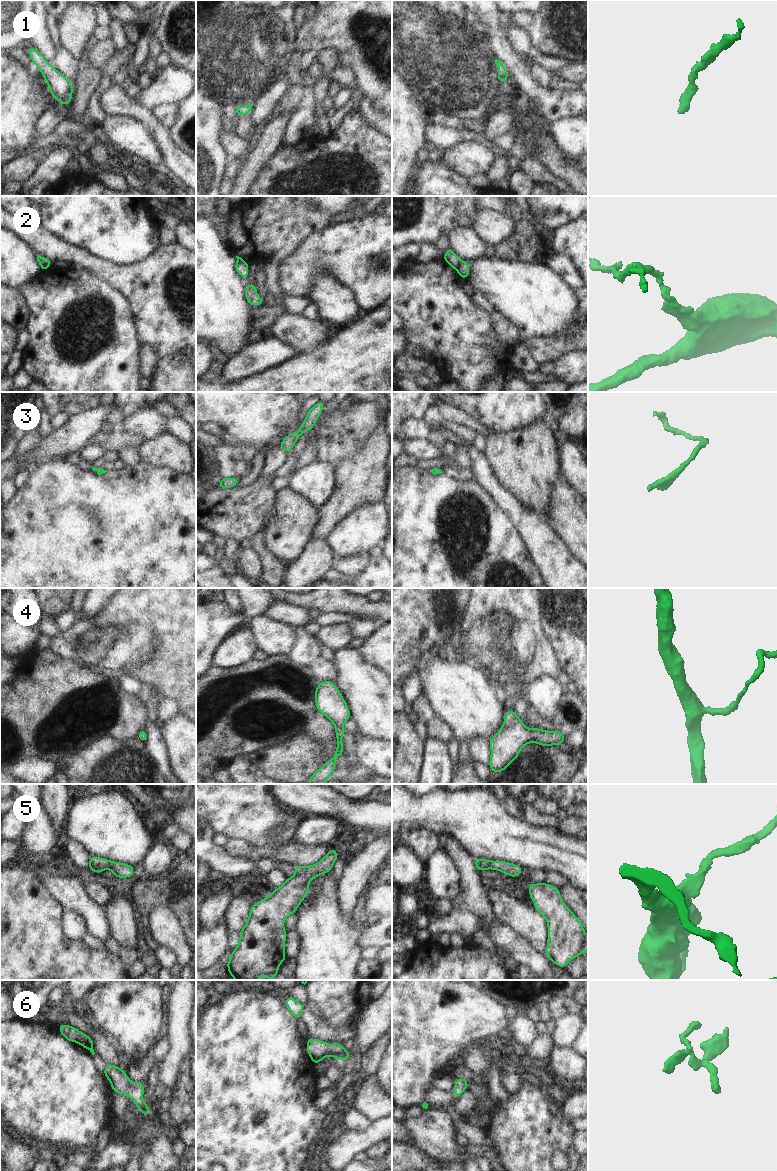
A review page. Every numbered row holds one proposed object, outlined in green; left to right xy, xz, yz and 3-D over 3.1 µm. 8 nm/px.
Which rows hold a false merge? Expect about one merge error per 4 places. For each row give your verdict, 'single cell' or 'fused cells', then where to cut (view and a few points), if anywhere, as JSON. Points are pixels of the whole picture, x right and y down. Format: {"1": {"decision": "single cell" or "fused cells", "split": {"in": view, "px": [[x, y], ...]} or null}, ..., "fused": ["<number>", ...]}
{"1": {"decision": "single cell", "split": null}, "2": {"decision": "fused cells", "split": {"in": "yz", "px": [[460, 261], [456, 269]]}}, "3": {"decision": "single cell", "split": null}, "4": {"decision": "single cell", "split": null}, "5": {"decision": "single cell", "split": null}, "6": {"decision": "single cell", "split": null}, "fused": ["2"]}

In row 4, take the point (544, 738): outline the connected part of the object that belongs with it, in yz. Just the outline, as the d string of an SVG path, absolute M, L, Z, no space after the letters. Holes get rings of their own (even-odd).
M507 709L503 726L489 741L491 746L489 767L492 772L504 771L518 757L524 745L530 742L536 742L544 747L561 745L565 737L557 731L528 729L514 711Z

